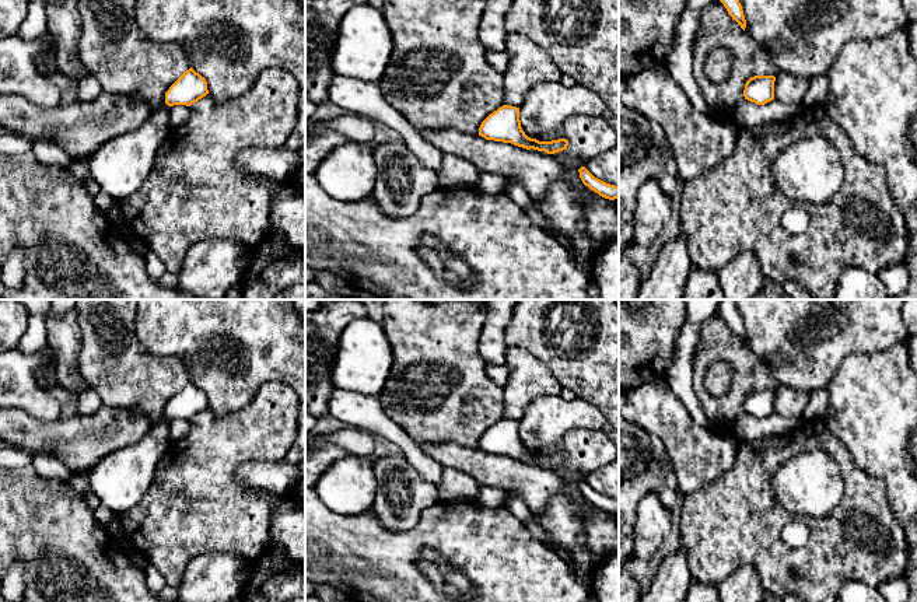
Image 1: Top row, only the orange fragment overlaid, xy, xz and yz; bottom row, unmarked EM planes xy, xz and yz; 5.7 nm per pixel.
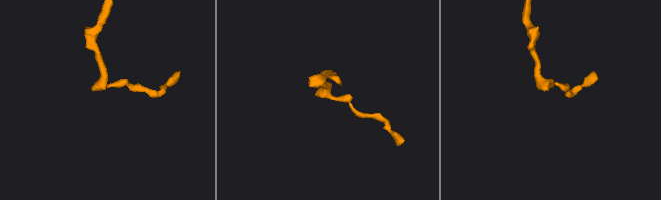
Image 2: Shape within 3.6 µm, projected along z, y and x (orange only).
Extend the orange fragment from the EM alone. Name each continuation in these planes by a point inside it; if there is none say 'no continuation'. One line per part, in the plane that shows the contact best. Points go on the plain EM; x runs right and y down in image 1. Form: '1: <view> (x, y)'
1: xy (121, 479)

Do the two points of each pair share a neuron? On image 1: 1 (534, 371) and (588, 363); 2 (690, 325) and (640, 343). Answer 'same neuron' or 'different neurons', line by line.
1: different neurons
2: different neurons

